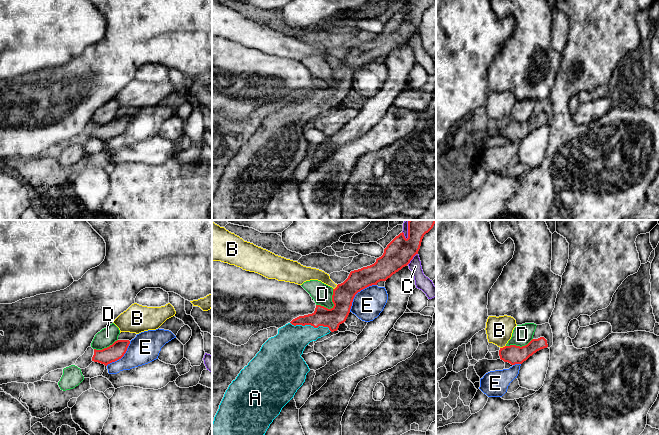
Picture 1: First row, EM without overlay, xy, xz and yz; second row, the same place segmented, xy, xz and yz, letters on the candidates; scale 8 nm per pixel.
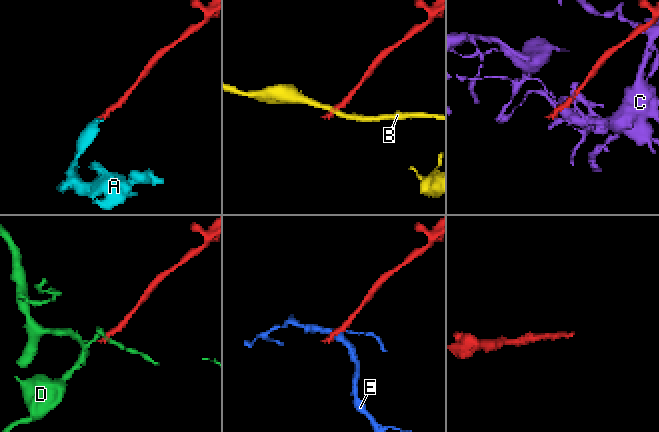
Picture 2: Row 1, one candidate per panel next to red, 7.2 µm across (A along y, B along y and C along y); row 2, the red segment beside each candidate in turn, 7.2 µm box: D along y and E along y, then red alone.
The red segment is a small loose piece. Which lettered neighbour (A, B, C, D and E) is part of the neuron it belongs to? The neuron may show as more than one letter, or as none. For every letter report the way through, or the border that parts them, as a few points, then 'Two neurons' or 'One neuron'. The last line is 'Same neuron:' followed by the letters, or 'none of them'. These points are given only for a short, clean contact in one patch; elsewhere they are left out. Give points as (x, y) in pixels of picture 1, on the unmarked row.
A: Path across: xz (332, 94), (316, 101), (311, 101), (304, 105), (288, 121). One neuron
B: Boundary: yz (505, 121), (500, 124). Two neurons
C: Two neurons
D: Boundary: xz (333, 65), (333, 81), (330, 84), (316, 81). Two neurons
E: Boundary: xz (376, 60), (361, 65), (355, 71), (349, 87). Two neurons
Same neuron: A

